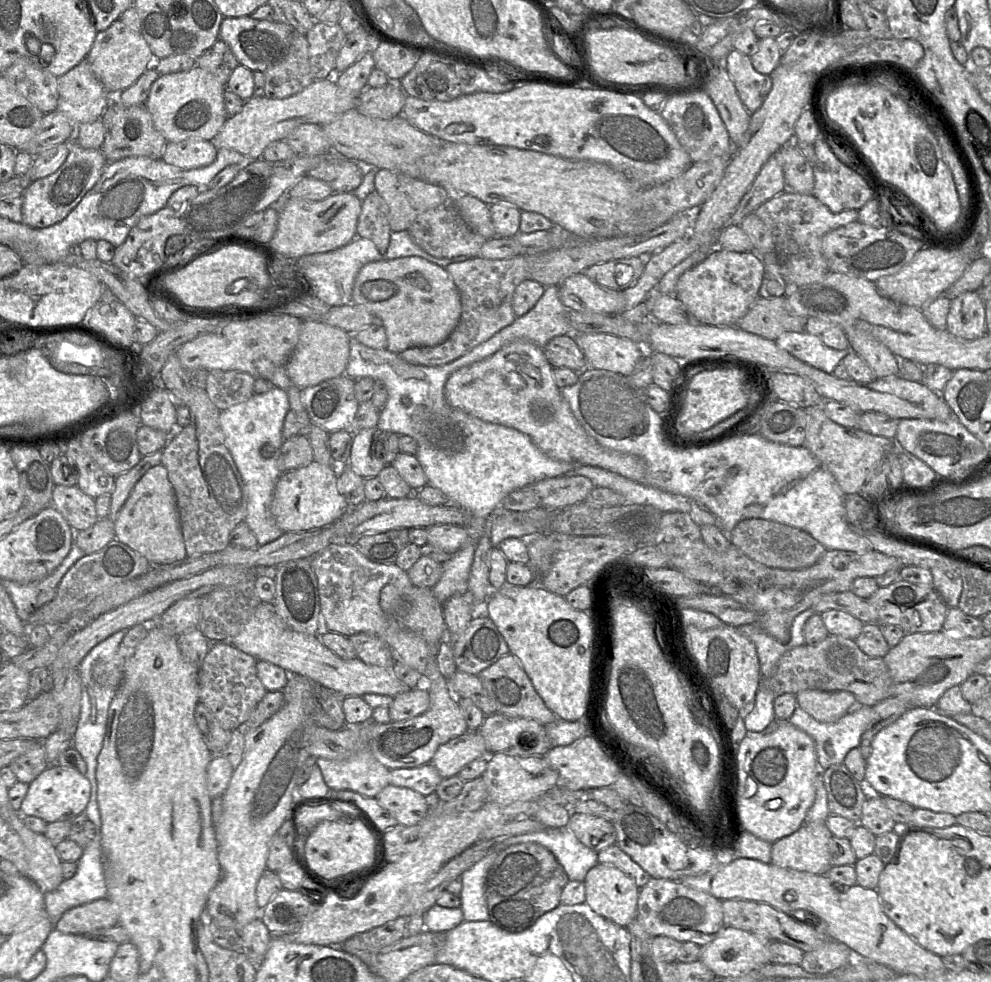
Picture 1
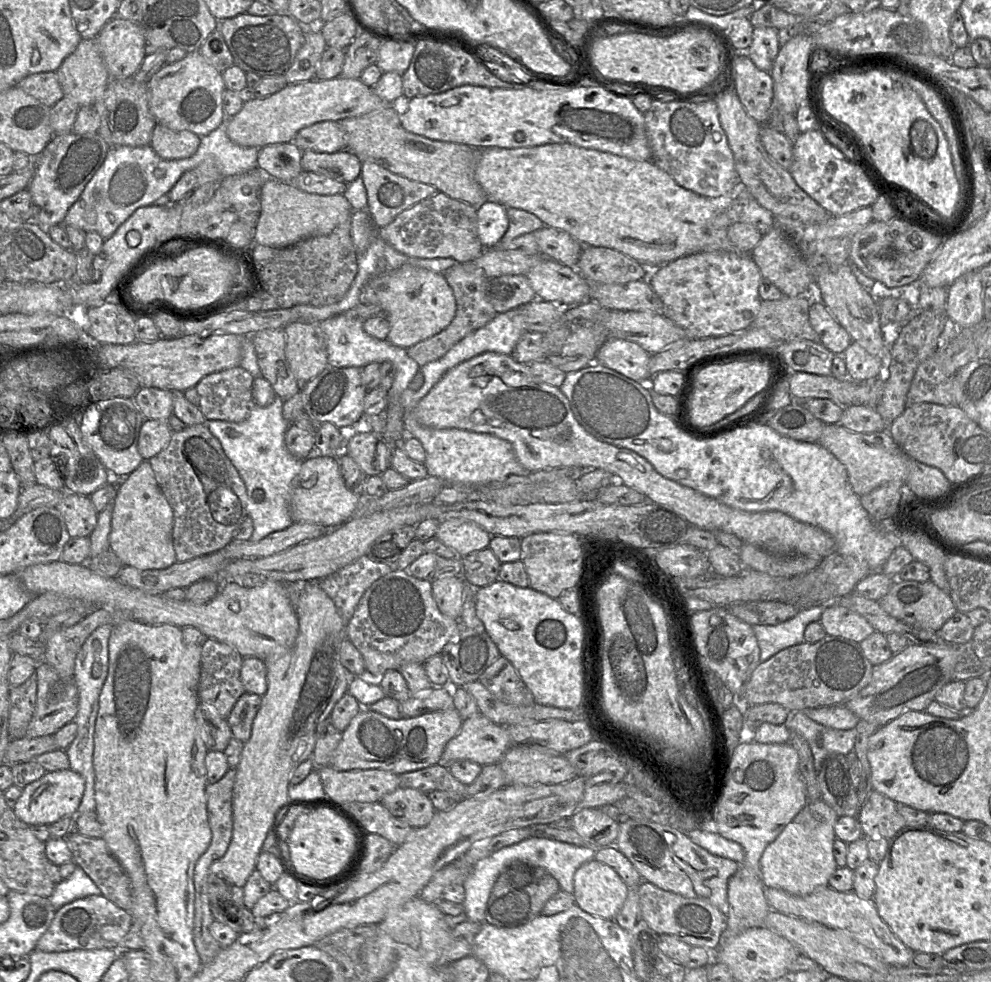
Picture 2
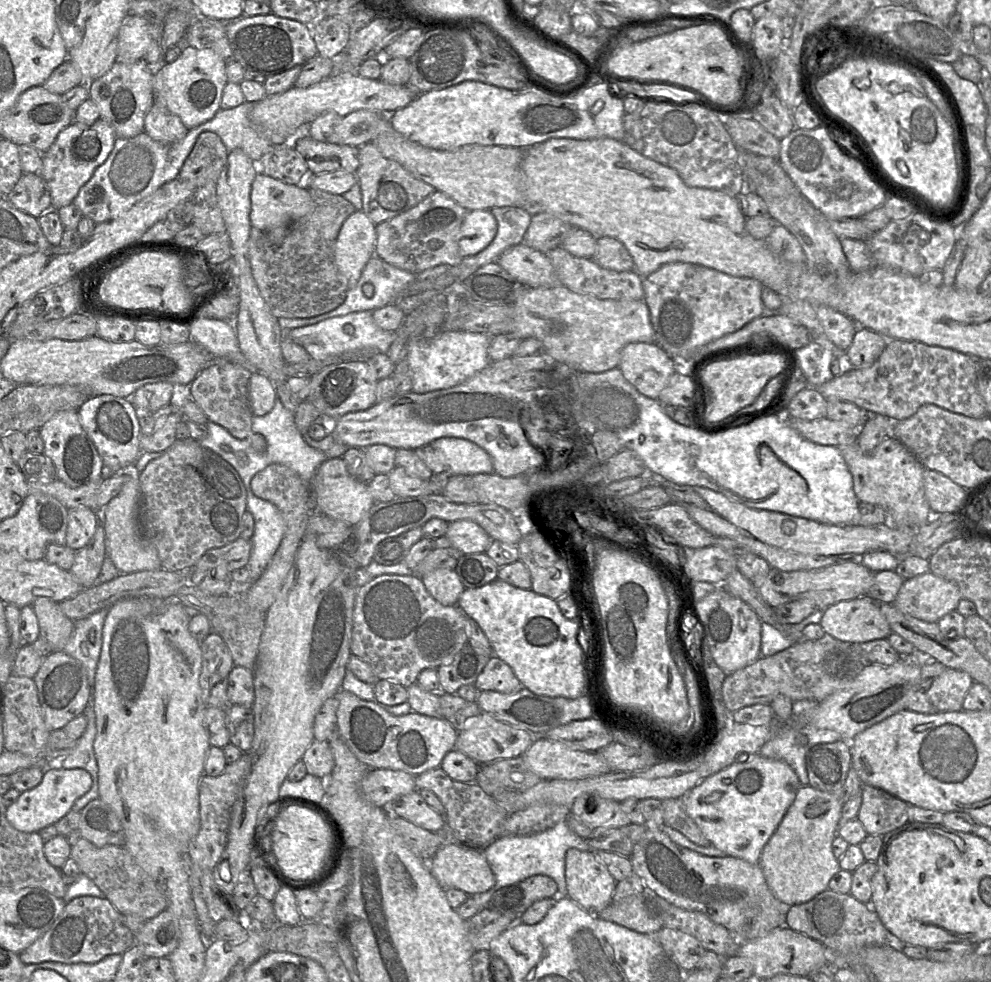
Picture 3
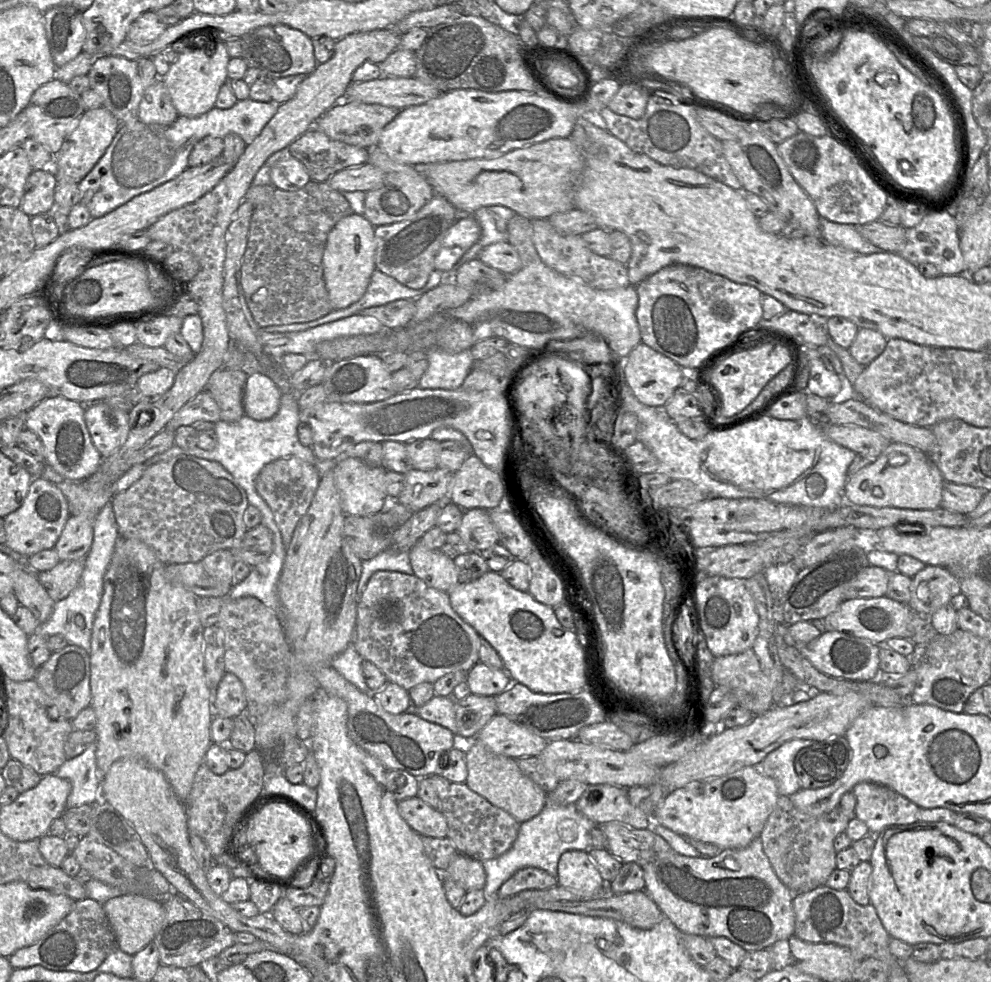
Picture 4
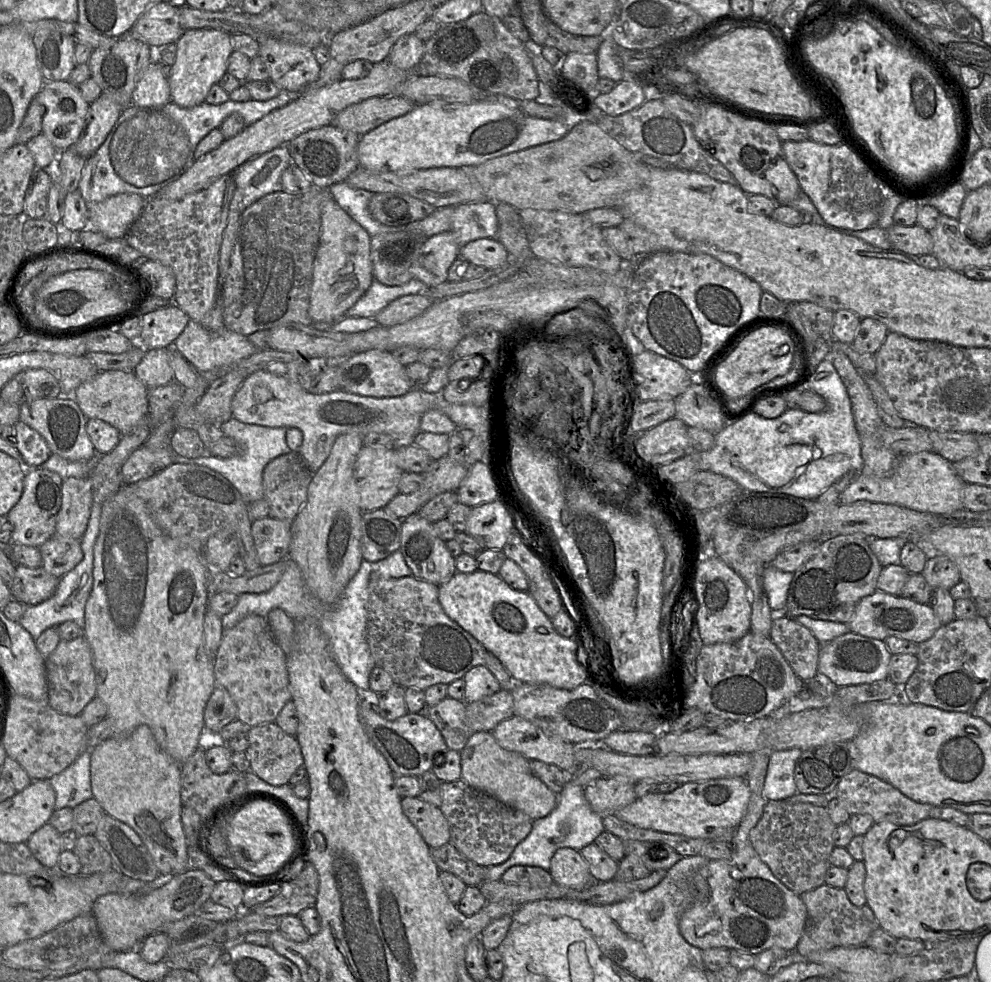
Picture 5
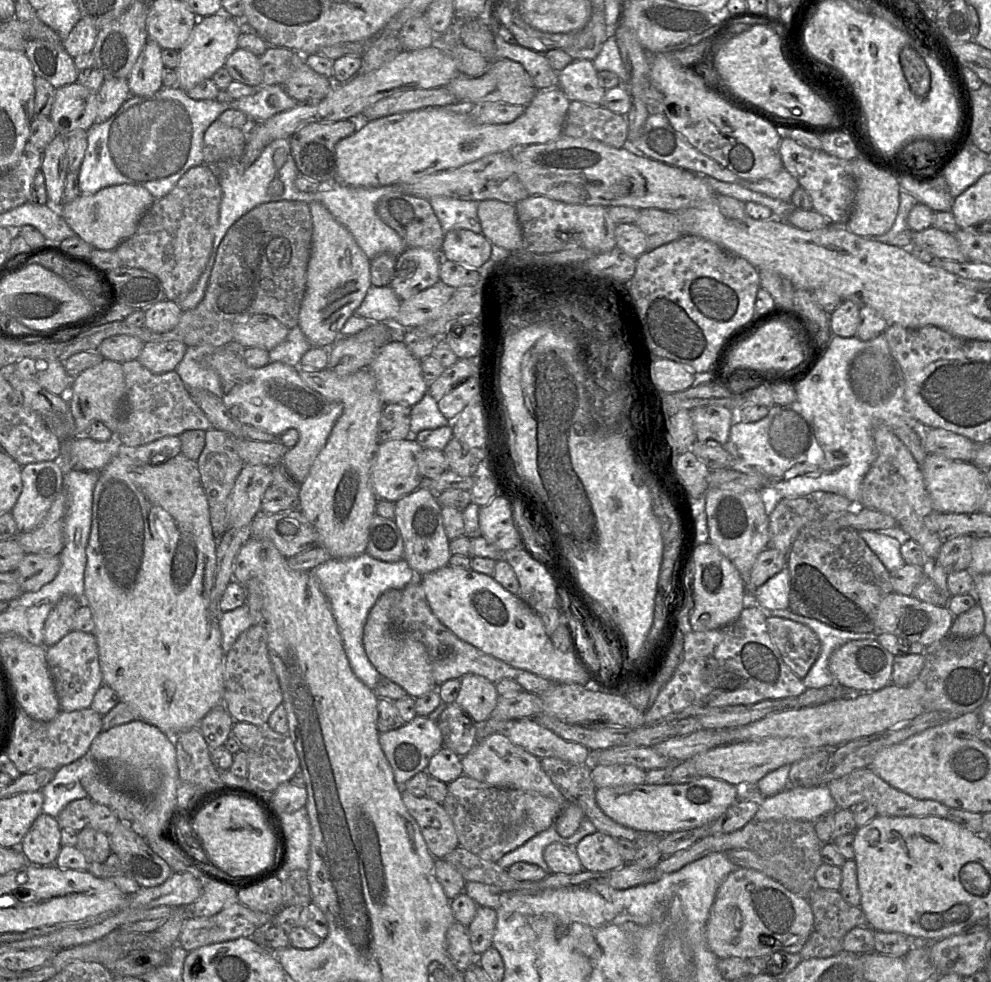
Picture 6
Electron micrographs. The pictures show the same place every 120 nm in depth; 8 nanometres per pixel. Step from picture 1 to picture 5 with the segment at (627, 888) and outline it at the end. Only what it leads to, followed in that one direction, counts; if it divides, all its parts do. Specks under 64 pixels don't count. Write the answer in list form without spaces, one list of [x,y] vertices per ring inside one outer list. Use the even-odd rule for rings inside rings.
[[[572,848],[556,850],[549,872],[555,883],[570,889],[583,889],[592,882],[588,863],[580,851]]]

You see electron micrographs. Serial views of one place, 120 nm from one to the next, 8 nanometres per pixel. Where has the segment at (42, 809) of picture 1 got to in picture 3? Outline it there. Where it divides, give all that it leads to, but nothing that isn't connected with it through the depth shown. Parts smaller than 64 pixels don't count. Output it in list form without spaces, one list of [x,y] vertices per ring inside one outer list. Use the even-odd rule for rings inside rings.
[[[48,765],[44,769],[41,782],[30,790],[21,792],[17,800],[6,807],[6,818],[10,824],[22,832],[38,832],[55,824],[73,807],[74,802],[91,787],[90,774],[81,768],[65,769]]]

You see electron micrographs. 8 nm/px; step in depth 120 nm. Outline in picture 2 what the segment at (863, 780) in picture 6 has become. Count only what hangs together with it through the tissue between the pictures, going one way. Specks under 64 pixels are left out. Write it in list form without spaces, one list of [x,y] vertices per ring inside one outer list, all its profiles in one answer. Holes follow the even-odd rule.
[[[874,790],[869,793],[857,818],[866,838],[890,839],[905,827],[897,803]]]

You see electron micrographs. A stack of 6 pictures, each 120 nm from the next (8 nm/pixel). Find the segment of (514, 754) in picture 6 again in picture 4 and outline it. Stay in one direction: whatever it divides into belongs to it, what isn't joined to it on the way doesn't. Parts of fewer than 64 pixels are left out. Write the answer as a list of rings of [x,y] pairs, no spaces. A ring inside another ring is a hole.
[[[478,740],[467,743],[466,764],[468,773],[465,784],[472,791],[509,813],[519,823],[526,822],[541,813],[547,805],[548,794],[521,772],[515,759],[492,752]]]

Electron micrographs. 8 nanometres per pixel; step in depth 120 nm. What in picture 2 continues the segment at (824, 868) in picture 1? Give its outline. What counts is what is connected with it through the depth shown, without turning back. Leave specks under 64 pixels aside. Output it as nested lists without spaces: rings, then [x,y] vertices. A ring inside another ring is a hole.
[[[822,799],[808,802],[765,848],[760,858],[764,886],[797,896],[808,895],[817,888],[827,886],[829,878],[838,868],[833,853],[836,839],[834,825],[837,819],[836,812]]]

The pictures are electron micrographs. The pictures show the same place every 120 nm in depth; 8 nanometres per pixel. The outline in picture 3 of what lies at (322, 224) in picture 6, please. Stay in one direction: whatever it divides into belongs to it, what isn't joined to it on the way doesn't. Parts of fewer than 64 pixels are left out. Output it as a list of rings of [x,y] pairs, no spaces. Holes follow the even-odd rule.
[[[356,210],[343,224],[334,245],[334,261],[352,288],[375,254],[376,225]]]

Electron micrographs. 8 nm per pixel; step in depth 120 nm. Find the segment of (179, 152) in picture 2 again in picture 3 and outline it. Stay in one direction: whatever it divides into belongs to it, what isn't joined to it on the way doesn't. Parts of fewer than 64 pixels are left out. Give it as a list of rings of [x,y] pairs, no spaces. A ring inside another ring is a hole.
[[[155,100],[144,120],[144,132],[162,144],[181,141],[189,129],[178,116],[172,114],[160,101]]]

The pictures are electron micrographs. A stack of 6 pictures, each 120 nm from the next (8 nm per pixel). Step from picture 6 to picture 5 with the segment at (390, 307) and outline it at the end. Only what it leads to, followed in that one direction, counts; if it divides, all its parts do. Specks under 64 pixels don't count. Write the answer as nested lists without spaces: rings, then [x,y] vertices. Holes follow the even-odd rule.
[[[411,279],[400,286],[387,286],[379,281],[373,281],[366,293],[346,313],[346,317],[374,318],[381,310],[396,299],[413,294],[427,292],[424,283]]]

